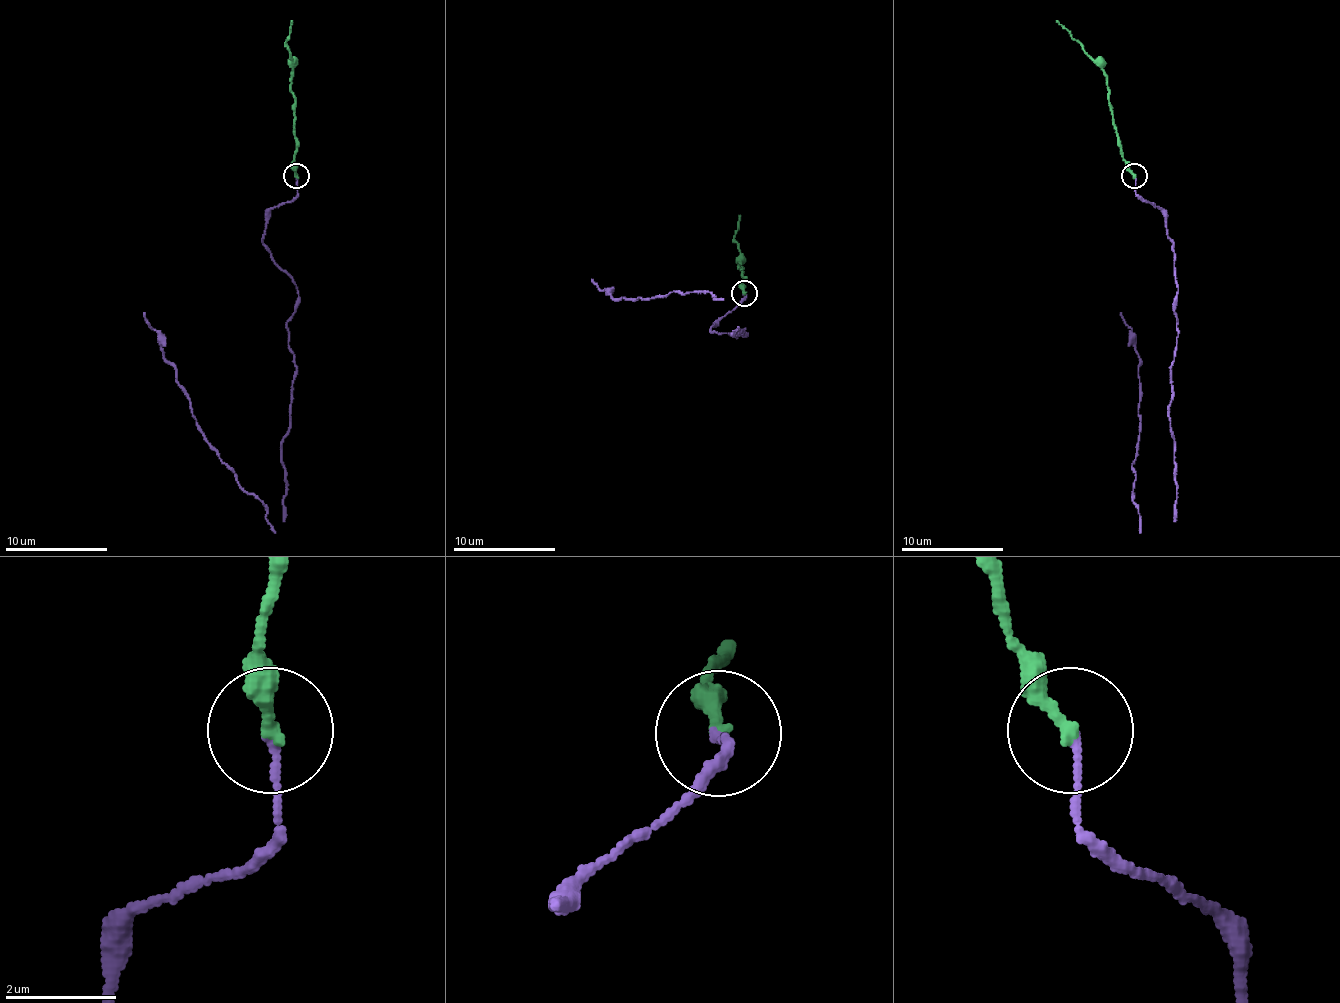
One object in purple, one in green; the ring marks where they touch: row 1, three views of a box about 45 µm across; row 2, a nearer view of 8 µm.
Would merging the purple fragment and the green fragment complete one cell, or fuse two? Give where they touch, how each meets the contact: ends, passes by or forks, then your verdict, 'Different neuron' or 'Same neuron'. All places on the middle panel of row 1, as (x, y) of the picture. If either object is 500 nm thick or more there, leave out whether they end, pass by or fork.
Place: (744, 293). At the ring purple ends. At the ring green ends. Same neuron

